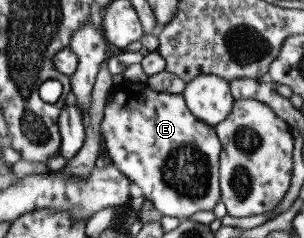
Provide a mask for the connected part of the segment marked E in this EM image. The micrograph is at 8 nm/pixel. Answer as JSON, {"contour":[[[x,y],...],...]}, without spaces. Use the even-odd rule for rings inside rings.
{"contour":[[[121,79],[112,85],[112,94],[105,100],[100,124],[100,138],[104,140],[106,154],[114,167],[142,191],[152,206],[163,216],[185,217],[212,210],[219,198],[220,143],[210,125],[196,120],[186,110],[181,94],[152,91],[146,84],[126,82]]]}

